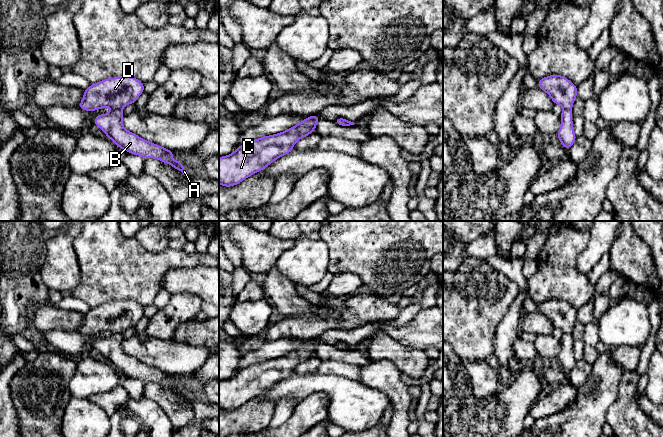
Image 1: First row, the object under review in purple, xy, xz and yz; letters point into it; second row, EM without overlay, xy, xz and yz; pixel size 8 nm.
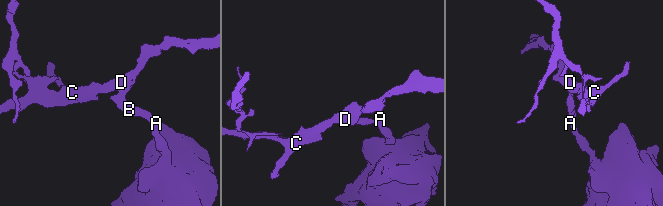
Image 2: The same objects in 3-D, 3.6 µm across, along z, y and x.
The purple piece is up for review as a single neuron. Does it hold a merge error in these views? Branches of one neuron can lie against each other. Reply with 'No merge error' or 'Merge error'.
Merge error

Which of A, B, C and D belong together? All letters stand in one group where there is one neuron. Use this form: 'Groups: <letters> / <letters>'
Groups: A B / C D

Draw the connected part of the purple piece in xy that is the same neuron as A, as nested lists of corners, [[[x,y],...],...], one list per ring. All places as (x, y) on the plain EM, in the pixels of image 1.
[[[120,333],[112,334],[110,337],[98,339],[94,343],[94,349],[97,349],[110,362],[118,372],[139,379],[144,383],[156,382],[173,392],[181,395],[183,399],[188,399],[187,394],[177,383],[170,385],[170,380],[175,377],[157,368],[151,367],[134,357],[126,354],[122,349],[123,336]]]

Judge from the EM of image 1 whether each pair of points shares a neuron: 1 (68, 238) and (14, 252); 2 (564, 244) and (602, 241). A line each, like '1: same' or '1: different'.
1: different
2: different

